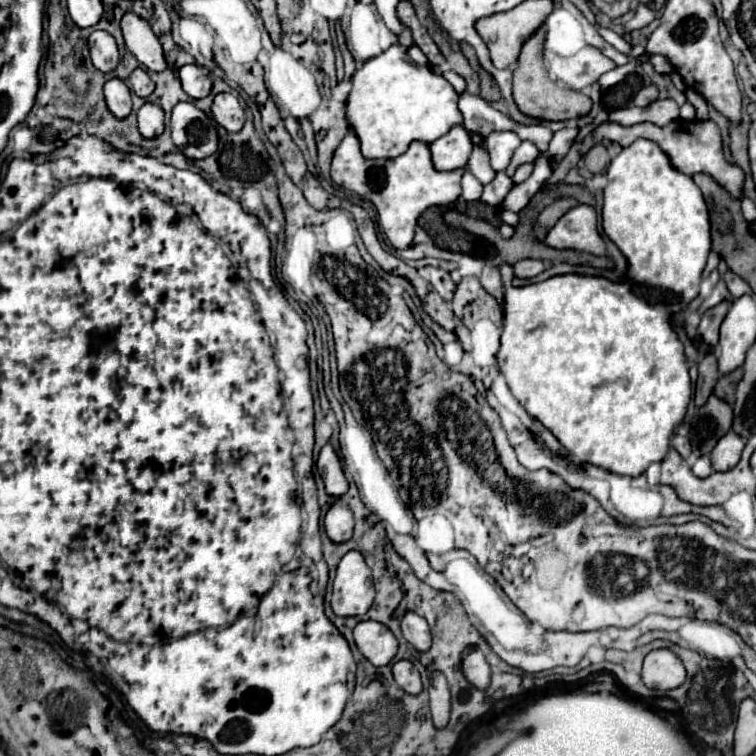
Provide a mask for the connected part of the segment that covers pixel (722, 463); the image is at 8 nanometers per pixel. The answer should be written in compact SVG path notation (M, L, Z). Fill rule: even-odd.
M730 430L726 436L722 436L722 440L718 440L716 448L710 452L712 468L716 472L726 472L726 470L734 468L740 462L742 450L744 450L742 438Z

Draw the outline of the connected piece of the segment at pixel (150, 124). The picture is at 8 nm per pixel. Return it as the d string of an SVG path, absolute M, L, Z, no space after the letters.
M146 102L138 110L138 130L142 138L158 138L164 132L164 112L152 102Z

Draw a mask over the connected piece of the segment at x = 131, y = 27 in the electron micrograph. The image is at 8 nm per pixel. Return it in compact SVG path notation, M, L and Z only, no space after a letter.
M126 12L122 16L120 28L122 28L126 48L140 64L144 64L148 70L154 70L154 72L166 70L162 46L154 36L150 24L146 24L146 20L136 16L134 12Z

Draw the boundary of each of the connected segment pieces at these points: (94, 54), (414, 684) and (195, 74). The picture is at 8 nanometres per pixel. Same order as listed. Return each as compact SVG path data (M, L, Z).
M104 30L92 32L88 38L88 50L90 50L90 58L92 58L92 64L96 66L96 70L110 72L116 68L118 48L116 48L116 40L108 32L104 32Z
M400 660L392 666L394 672L394 680L396 684L408 692L408 694L420 694L422 692L422 682L420 682L420 674L414 668L414 664L410 660Z
M182 66L180 68L180 82L182 82L182 90L190 96L190 98L206 98L210 94L212 88L212 80L208 78L208 74L196 66Z

